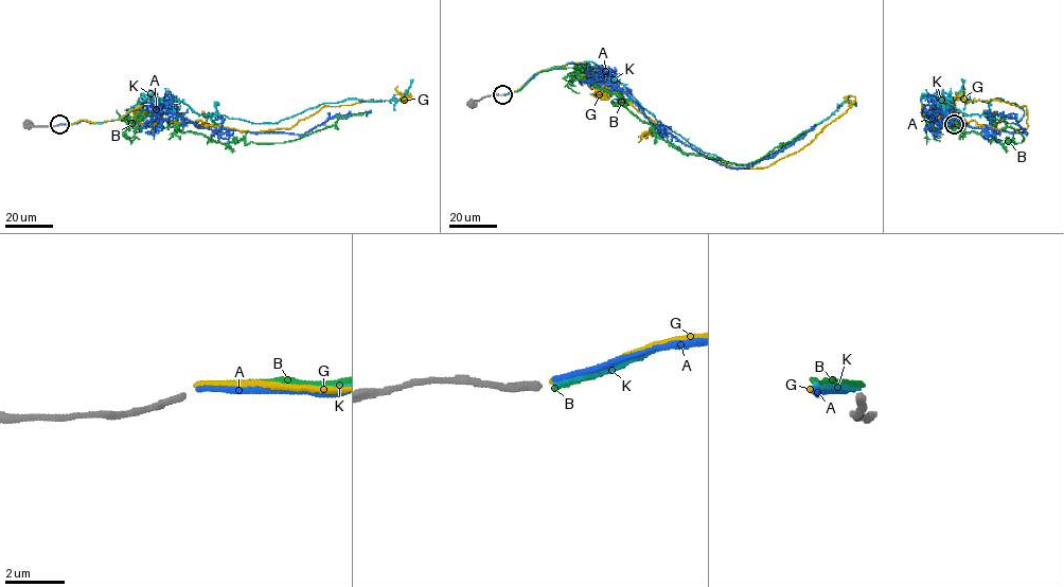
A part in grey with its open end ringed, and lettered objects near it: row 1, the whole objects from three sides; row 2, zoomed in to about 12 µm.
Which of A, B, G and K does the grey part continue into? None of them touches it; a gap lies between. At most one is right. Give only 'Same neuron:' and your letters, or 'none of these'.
Same neuron: none of these

